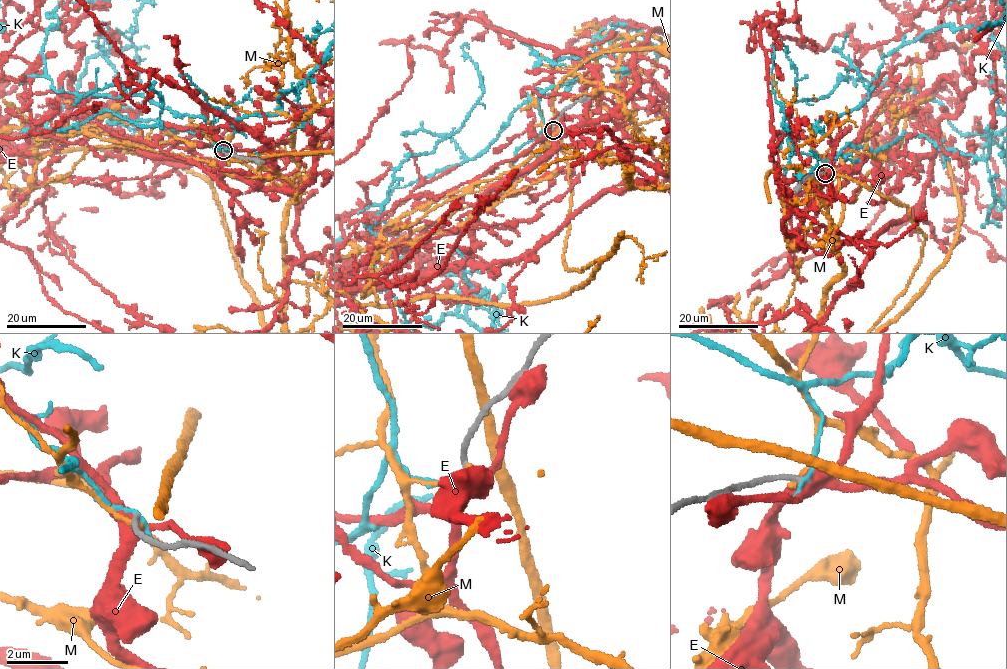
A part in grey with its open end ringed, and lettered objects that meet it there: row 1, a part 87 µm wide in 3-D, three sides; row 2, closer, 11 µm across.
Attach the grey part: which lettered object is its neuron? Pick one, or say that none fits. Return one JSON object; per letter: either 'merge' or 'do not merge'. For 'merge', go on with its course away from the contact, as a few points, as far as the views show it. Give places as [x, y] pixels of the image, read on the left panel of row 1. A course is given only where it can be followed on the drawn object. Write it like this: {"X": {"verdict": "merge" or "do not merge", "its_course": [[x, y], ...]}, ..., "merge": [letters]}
{"E": {"verdict": "do not merge"}, "K": {"verdict": "do not merge"}, "M": {"verdict": "do not merge"}, "merge": []}

